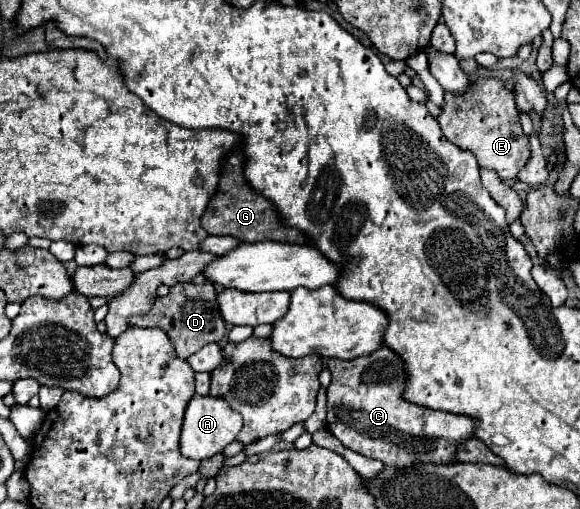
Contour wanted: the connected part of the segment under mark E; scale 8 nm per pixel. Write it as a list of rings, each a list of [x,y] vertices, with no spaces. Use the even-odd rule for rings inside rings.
[[[479,77],[473,81],[467,95],[445,95],[445,107],[437,121],[453,145],[471,151],[481,169],[497,171],[503,181],[515,179],[531,157],[529,137],[519,125],[519,111],[513,101],[513,93],[505,89],[499,79]]]

